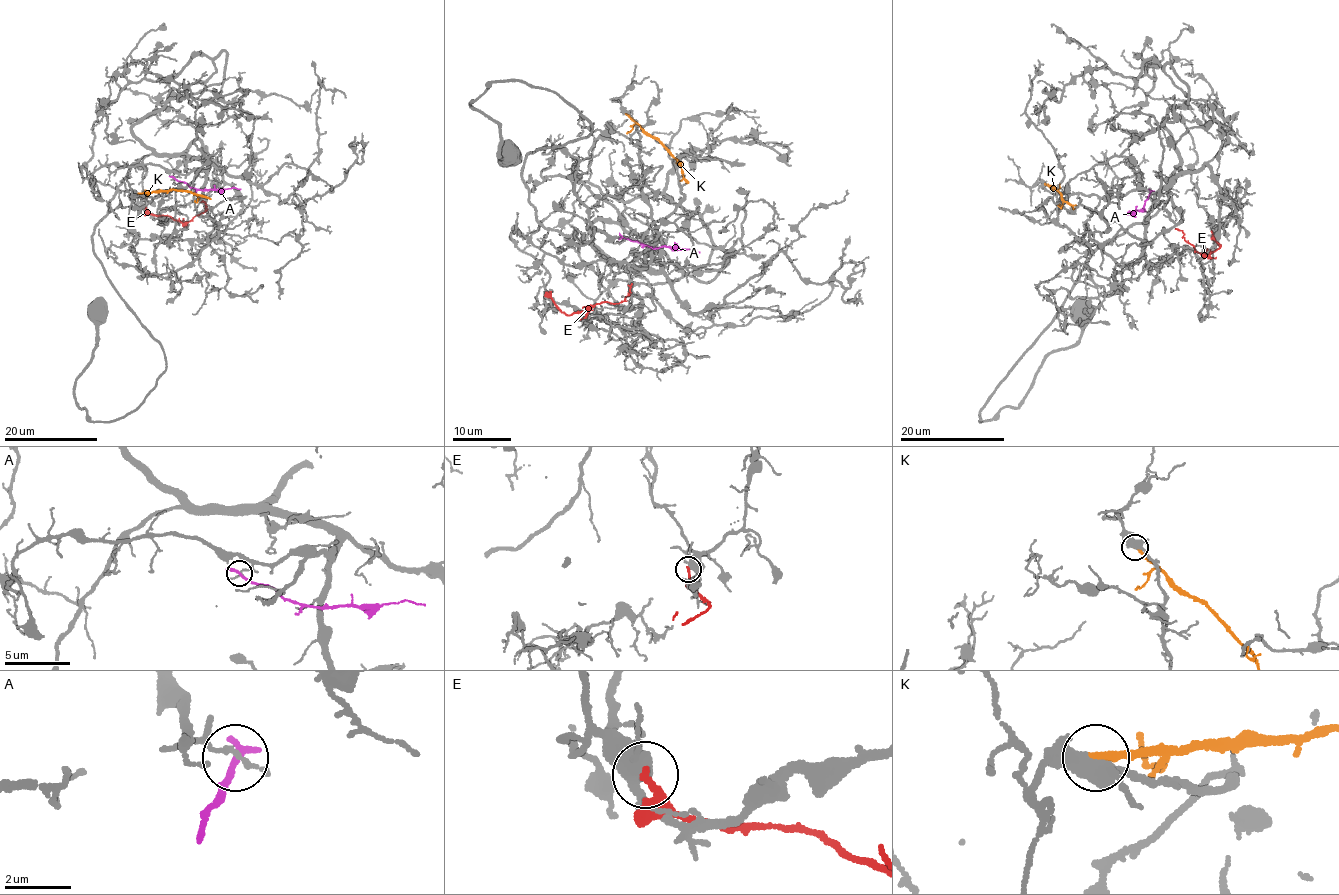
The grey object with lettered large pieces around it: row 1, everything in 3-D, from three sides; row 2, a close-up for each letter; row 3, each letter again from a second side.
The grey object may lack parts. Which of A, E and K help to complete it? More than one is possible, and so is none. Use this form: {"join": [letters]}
{"join": []}

